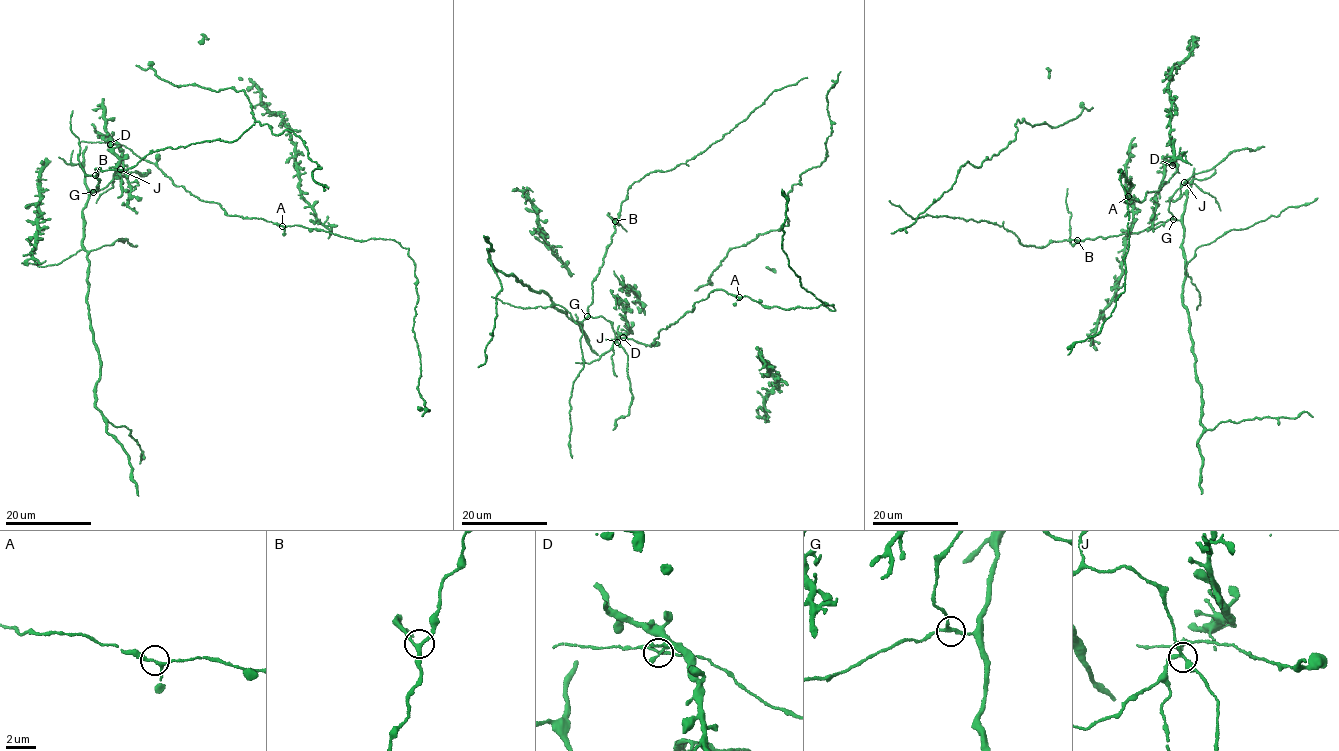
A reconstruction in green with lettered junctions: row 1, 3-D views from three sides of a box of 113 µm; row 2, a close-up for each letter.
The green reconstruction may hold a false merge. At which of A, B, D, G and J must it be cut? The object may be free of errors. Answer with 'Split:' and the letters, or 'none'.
Split: none

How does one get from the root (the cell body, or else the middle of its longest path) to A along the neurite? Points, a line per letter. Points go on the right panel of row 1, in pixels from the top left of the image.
A: (1164, 163), (1172, 160), (1177, 171), (1158, 190), (1147, 191), (1140, 202), (1125, 202), (1122, 200), (1128, 196)

